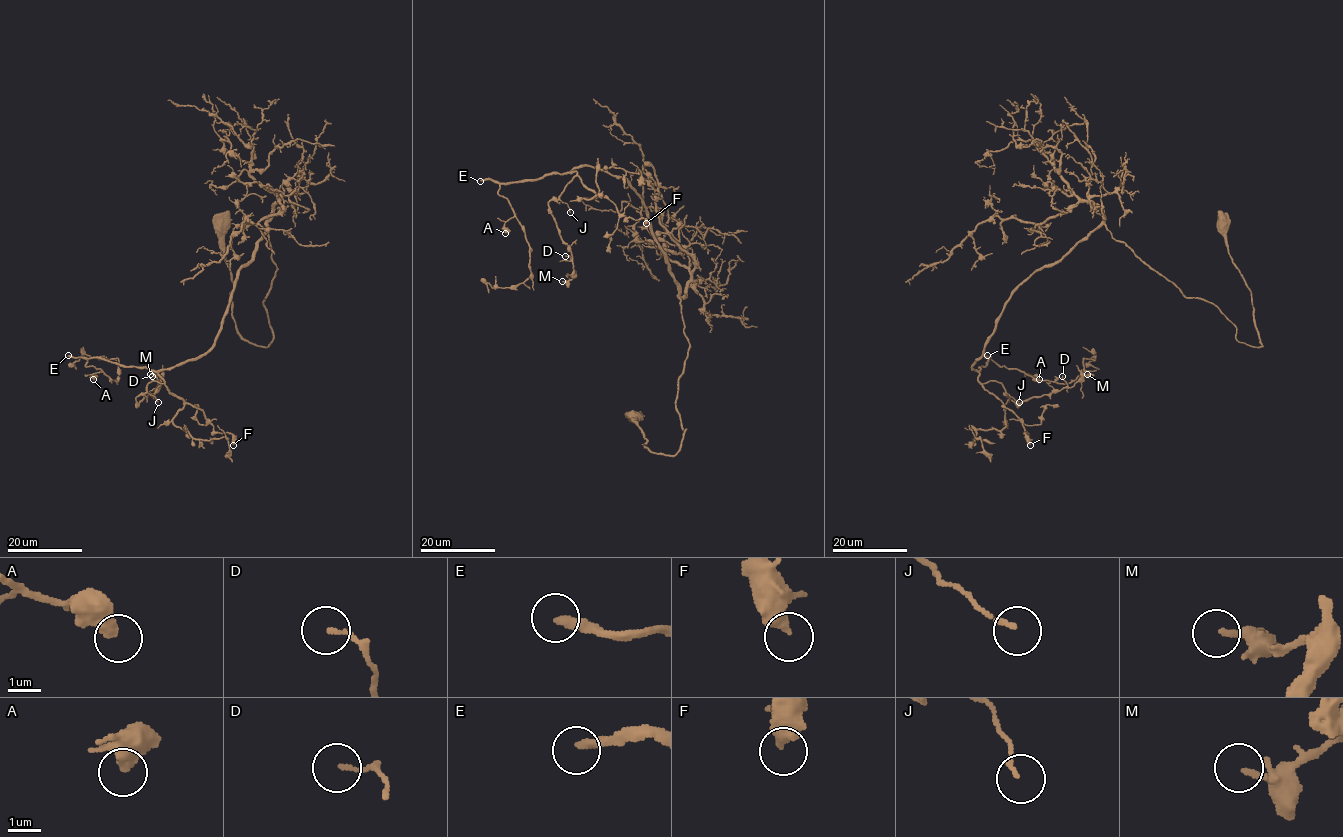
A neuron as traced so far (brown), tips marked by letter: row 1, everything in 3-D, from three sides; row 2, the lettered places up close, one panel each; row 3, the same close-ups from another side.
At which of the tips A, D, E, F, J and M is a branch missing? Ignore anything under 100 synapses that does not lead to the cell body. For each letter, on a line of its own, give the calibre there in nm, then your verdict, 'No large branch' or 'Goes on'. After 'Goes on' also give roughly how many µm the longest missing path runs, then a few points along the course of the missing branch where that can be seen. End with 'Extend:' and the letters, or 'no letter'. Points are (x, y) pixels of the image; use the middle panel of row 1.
A: Thickness 480 nm. No large branch
D: Thickness 100 nm. No large branch
E: Thickness 280 nm. Goes on. Missing length about 100 µm
F: Thickness 440 nm. No large branch
J: Thickness 140 nm. No large branch
M: Thickness 180 nm. No large branch
Extend: E

